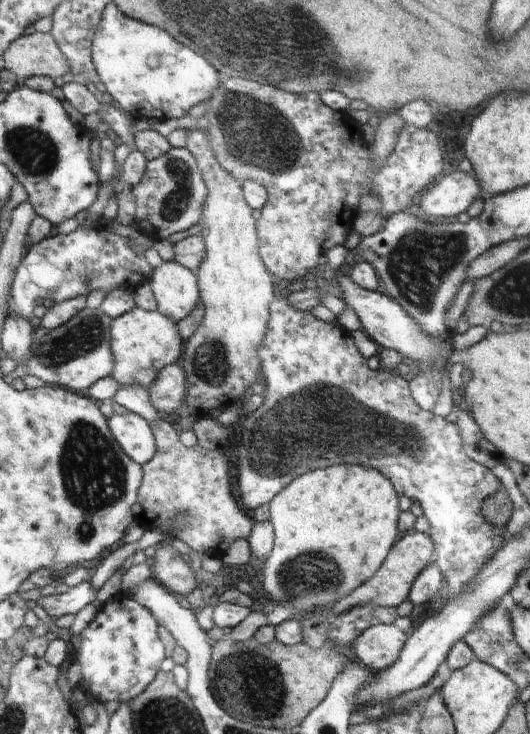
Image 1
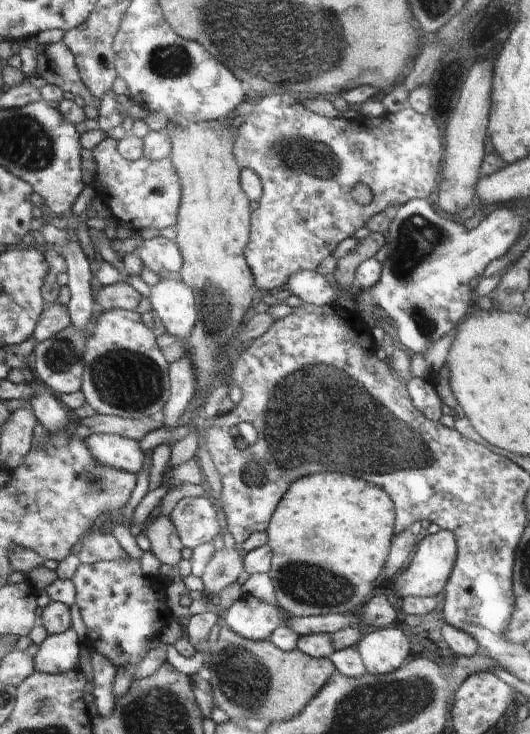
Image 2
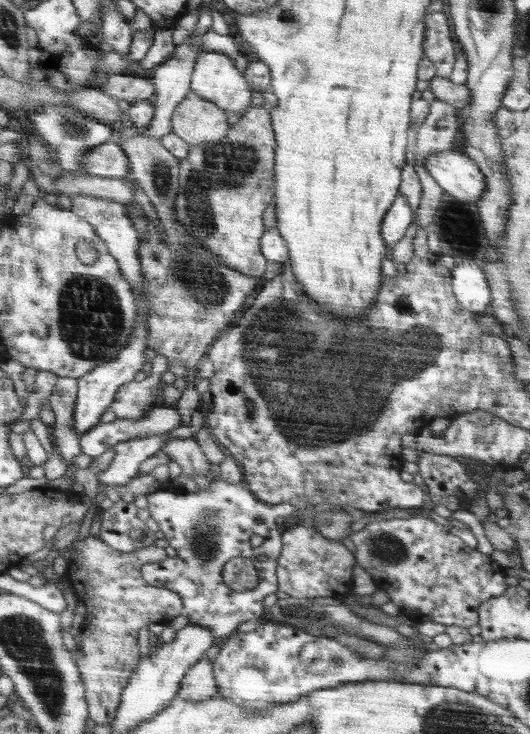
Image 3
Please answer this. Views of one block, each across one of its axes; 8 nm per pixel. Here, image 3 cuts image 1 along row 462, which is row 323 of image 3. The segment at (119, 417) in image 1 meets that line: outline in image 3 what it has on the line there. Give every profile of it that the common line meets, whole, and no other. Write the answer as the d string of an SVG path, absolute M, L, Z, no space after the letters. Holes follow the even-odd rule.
M81 194L73 199L72 210L89 220L96 227L99 235L107 242L111 253L120 261L124 276L127 276L127 279L131 282L139 306L138 322L136 322L134 335L130 339L130 343L126 345L126 349L120 353L120 357L112 361L112 363L106 363L102 367L96 368L80 379L75 423L77 433L82 437L89 430L98 427L103 422L103 416L116 403L116 396L120 393L120 389L124 385L132 383L134 378L144 370L144 364L148 362L145 352L150 348L148 347L148 342L150 342L150 329L148 329L150 305L147 296L145 296L145 278L143 260L141 259L143 242L140 240L140 232L138 232L136 224L132 222L132 218L128 214L126 205L115 200L102 199L99 196Z

